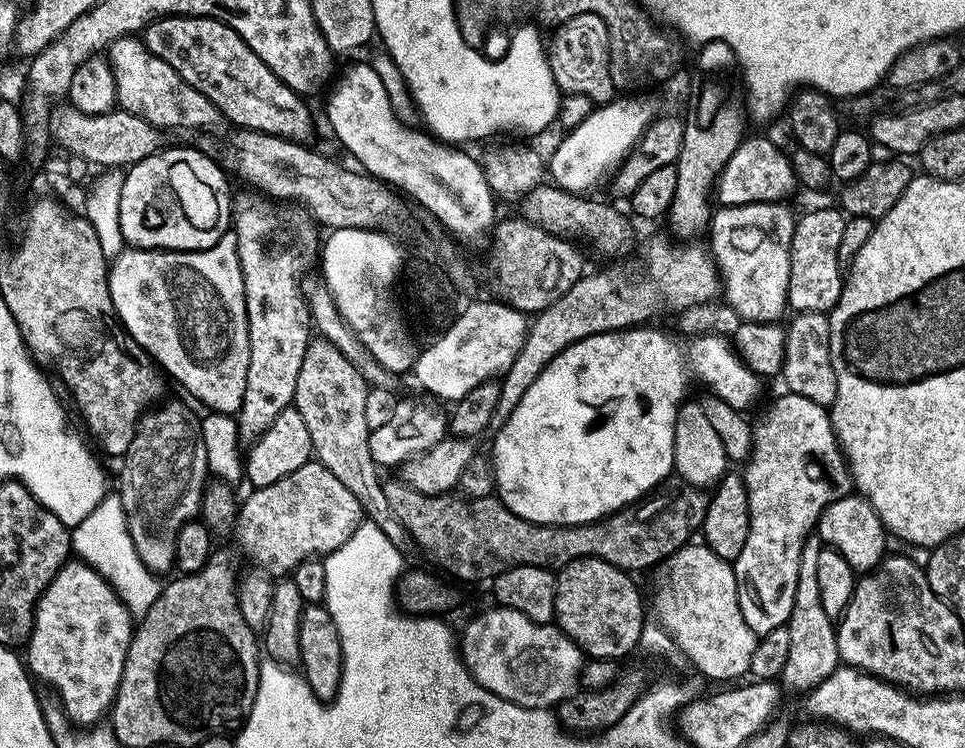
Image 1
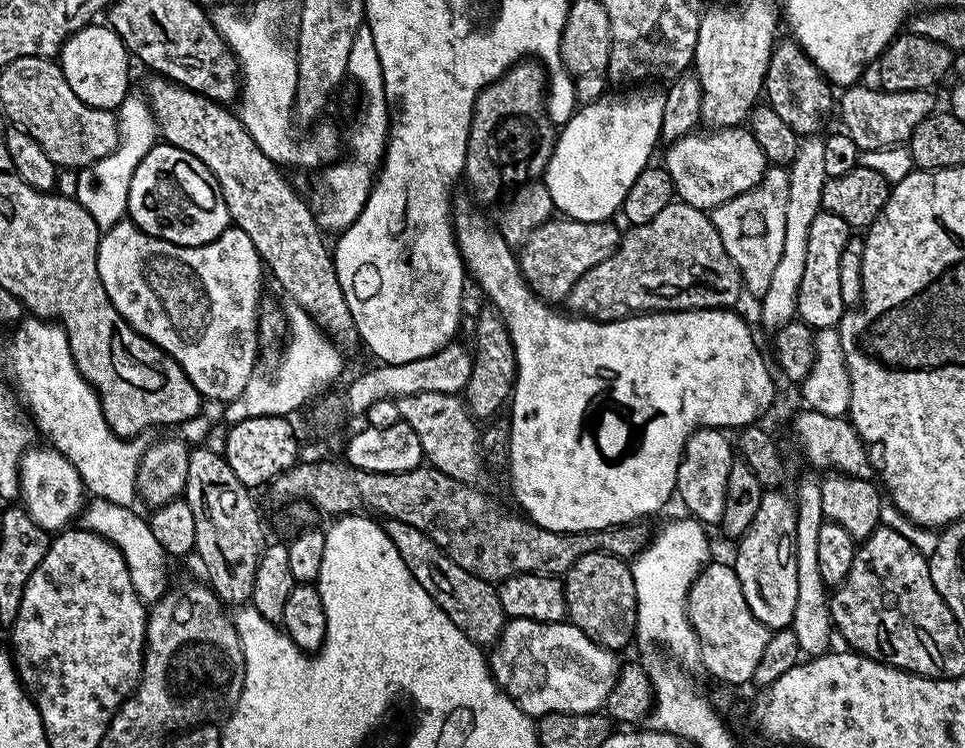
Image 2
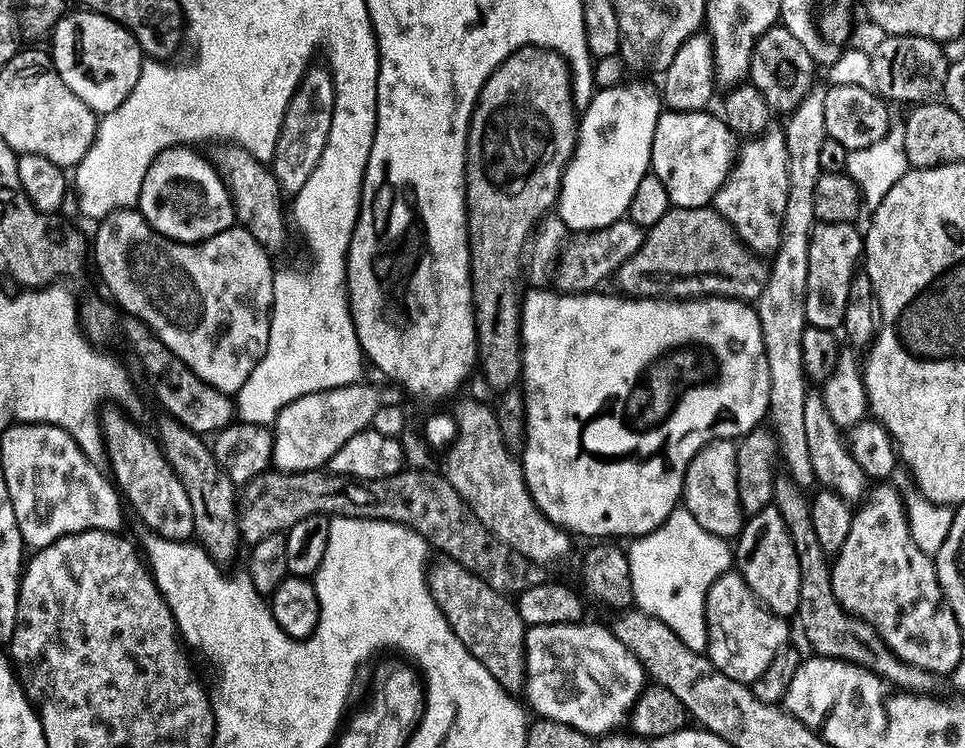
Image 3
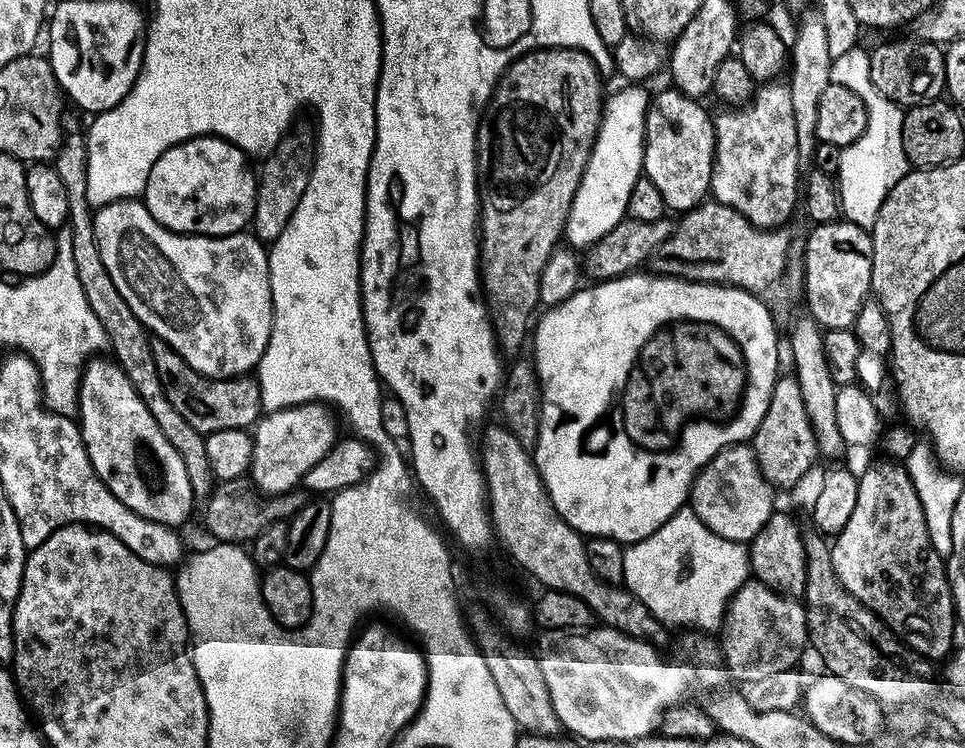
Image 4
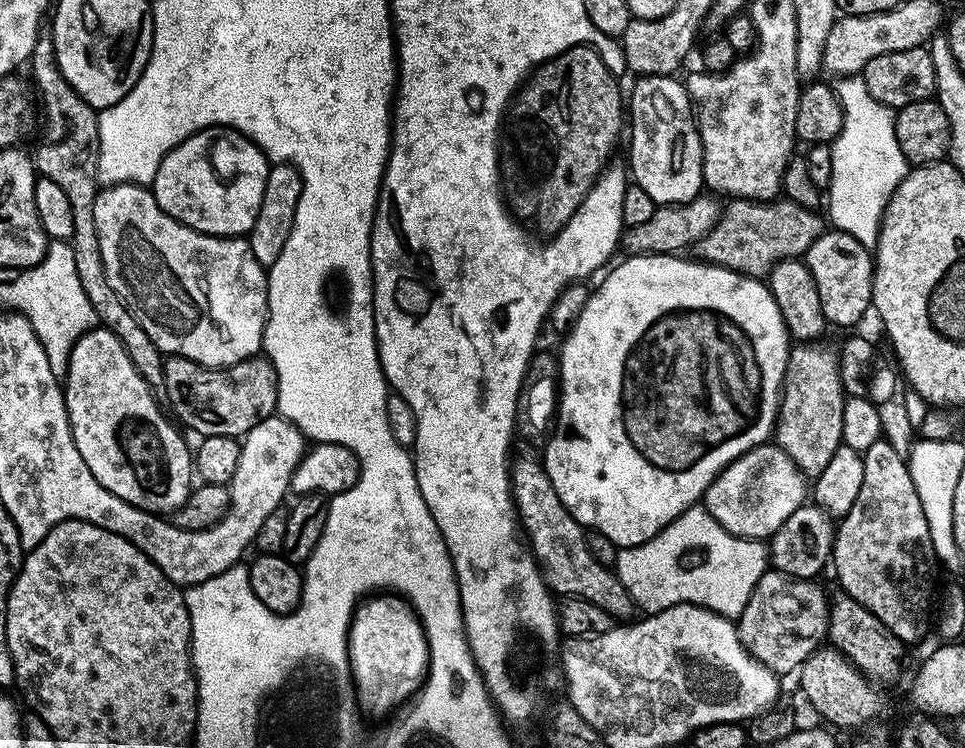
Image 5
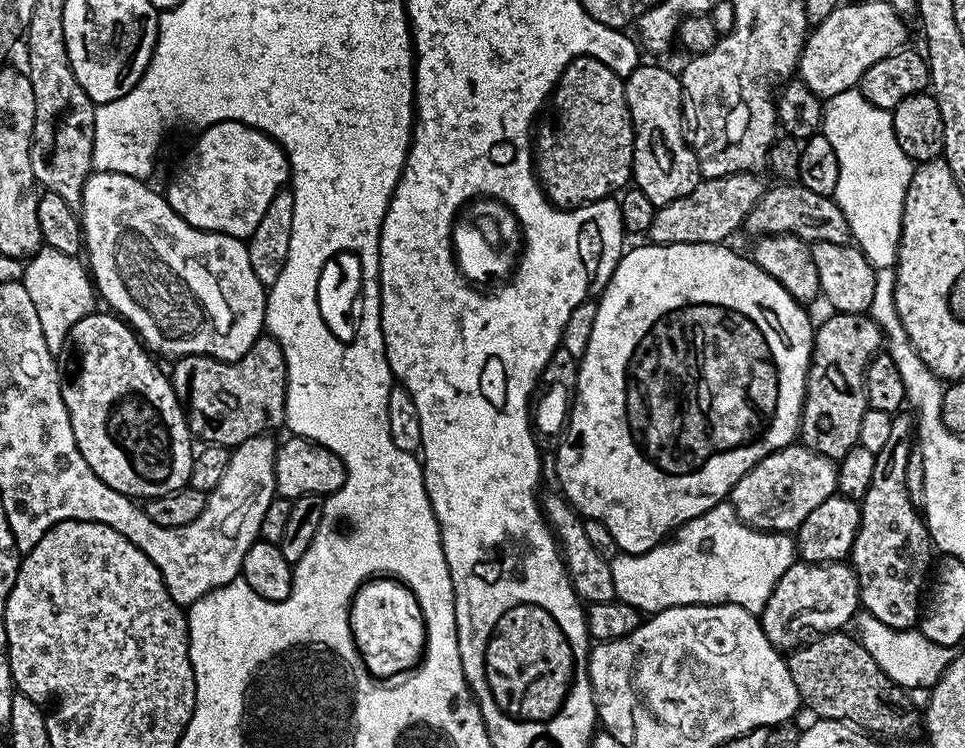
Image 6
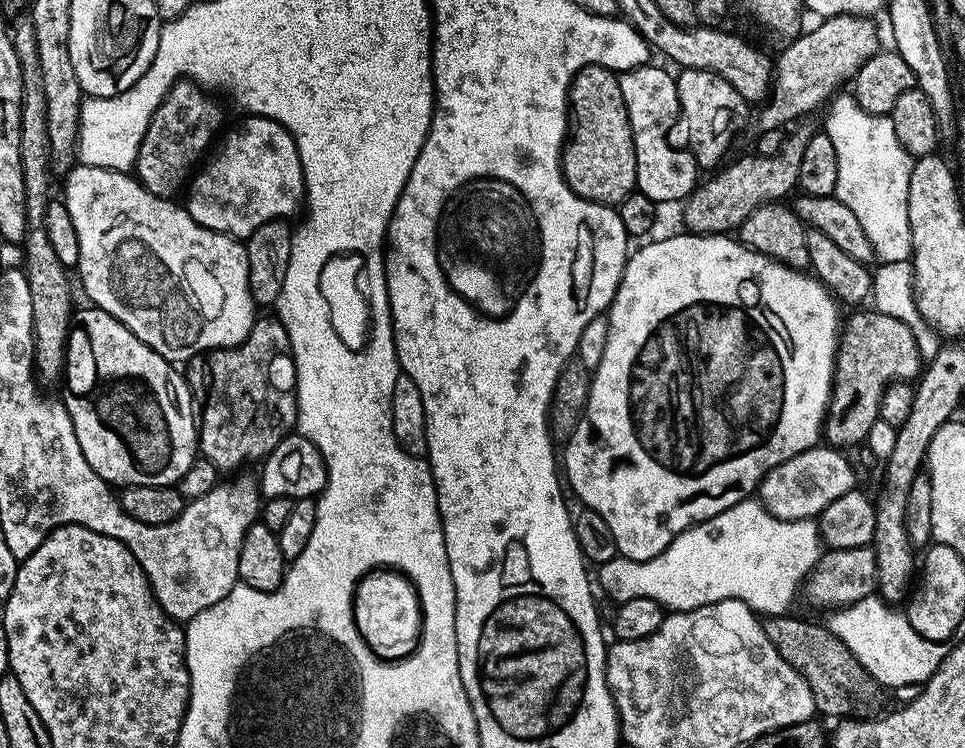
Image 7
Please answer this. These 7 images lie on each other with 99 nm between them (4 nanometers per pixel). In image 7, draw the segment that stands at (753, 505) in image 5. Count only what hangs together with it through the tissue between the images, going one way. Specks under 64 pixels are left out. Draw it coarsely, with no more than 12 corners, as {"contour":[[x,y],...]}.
{"contour":[[841,449],[774,466],[758,489],[779,520],[810,520],[857,487]]}

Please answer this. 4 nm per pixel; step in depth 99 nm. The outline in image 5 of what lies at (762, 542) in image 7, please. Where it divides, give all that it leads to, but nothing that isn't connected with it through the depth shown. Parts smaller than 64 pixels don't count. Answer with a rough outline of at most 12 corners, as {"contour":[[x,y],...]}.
{"contour":[[702,506],[614,565],[641,613],[746,610],[761,541]]}

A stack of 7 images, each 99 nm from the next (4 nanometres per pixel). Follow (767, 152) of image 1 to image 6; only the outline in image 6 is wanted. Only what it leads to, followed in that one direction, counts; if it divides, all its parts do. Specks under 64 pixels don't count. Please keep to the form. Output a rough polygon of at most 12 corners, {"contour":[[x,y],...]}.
{"contour":[[641,63],[624,80],[632,180],[657,206],[691,194],[679,75]]}

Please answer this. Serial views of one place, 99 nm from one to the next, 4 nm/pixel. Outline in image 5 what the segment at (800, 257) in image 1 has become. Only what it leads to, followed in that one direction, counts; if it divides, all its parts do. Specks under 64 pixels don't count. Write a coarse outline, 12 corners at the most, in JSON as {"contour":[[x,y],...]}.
{"contour":[[826,230],[808,247],[822,314],[848,328],[870,312],[874,256]]}

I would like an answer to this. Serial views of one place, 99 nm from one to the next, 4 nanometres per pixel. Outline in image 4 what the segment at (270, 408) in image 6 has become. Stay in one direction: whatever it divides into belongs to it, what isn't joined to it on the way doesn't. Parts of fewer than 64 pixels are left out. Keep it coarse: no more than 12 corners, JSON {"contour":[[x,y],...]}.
{"contour":[[165,340],[154,363],[174,410],[205,434],[260,419],[251,375],[218,380]]}

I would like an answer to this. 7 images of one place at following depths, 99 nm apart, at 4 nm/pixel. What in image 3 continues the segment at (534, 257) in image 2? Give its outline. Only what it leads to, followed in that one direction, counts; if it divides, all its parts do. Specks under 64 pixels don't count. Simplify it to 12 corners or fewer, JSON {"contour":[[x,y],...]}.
{"contour":[[627,218],[575,233],[560,250],[555,287],[599,289],[645,235]]}

